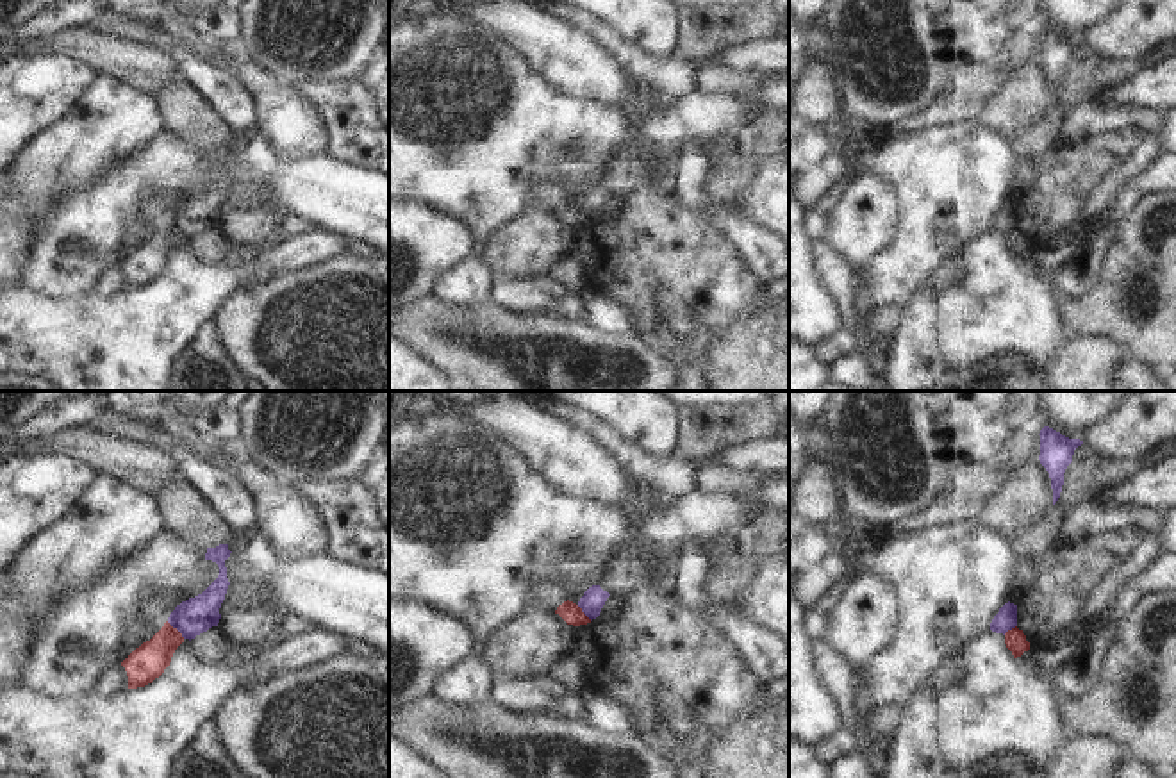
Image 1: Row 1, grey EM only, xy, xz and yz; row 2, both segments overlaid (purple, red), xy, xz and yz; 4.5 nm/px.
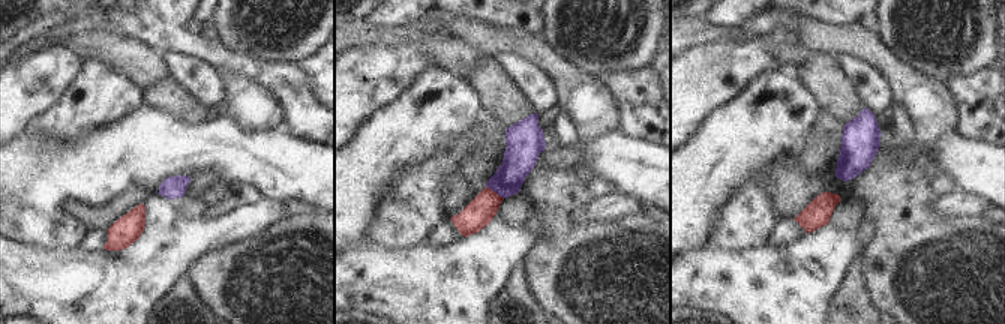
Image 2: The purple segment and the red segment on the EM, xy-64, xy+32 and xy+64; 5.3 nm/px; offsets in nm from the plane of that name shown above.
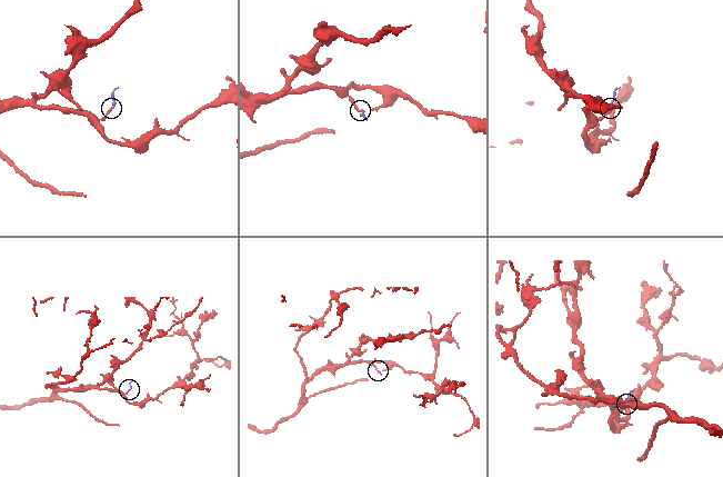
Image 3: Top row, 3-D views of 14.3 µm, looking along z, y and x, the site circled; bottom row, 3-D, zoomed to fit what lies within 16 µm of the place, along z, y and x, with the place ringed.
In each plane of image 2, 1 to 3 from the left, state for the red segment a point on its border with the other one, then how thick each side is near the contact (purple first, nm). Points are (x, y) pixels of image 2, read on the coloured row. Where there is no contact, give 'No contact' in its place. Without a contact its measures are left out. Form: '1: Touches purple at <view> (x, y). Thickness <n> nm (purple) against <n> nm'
1: No contact
2: Touches purple at xy+32 (495, 191). Thickness 180 nm (purple) against 150 nm
3: No contact

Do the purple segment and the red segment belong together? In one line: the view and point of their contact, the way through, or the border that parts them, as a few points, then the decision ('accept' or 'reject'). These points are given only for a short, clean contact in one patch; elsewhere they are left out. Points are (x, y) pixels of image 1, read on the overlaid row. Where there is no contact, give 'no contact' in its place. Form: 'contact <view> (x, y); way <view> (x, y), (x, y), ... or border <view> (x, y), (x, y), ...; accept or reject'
contact xy (175, 627); border xy (166, 621), (184, 637); reject

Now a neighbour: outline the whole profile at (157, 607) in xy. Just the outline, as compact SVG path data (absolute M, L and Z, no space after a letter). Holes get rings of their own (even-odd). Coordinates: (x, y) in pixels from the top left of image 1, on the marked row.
M155 592L145 594L145 610L146 617L141 623L141 632L130 639L127 635L125 642L114 653L118 664L121 664L128 655L139 648L143 642L150 641L168 621L170 614L175 610L175 605L170 598L159 596Z

